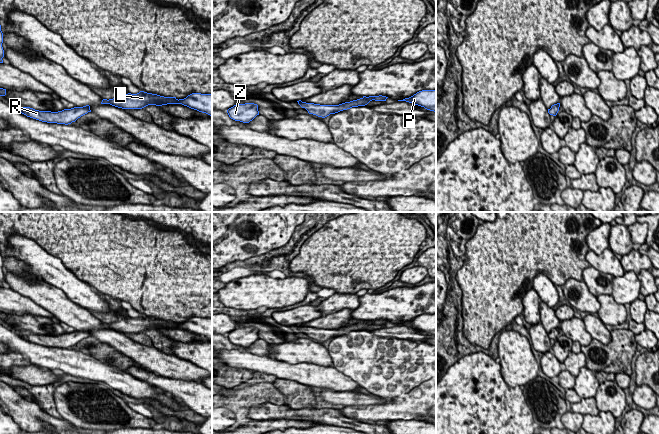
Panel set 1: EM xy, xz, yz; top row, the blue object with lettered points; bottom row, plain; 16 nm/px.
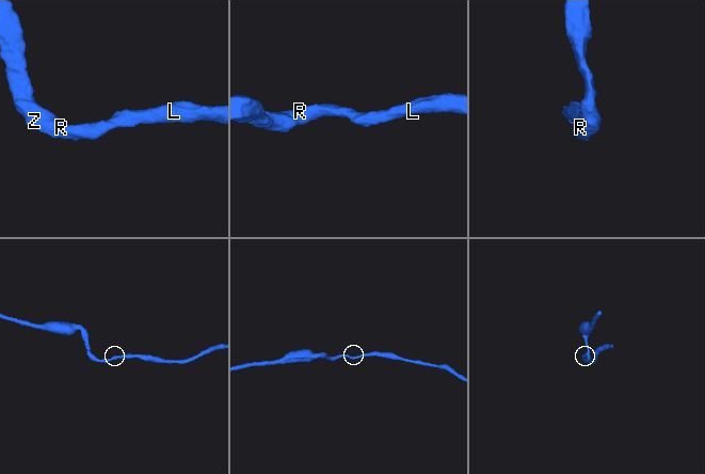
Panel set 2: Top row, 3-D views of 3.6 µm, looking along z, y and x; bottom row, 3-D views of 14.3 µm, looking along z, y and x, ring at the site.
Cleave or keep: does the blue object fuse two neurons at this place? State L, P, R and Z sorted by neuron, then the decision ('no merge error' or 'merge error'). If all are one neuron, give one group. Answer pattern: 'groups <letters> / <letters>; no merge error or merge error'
groups L P R Z; no merge error

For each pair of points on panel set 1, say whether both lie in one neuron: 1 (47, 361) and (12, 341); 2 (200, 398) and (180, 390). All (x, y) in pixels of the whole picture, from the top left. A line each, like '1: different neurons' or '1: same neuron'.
1: same neuron
2: same neuron

